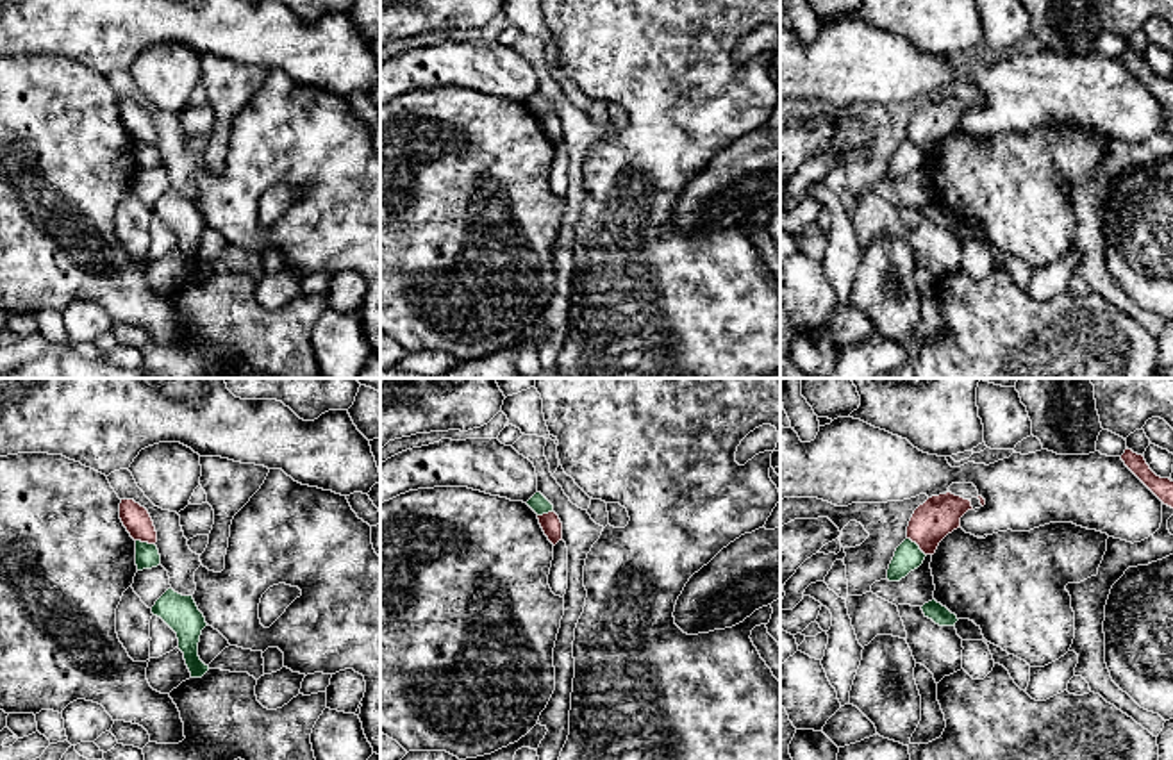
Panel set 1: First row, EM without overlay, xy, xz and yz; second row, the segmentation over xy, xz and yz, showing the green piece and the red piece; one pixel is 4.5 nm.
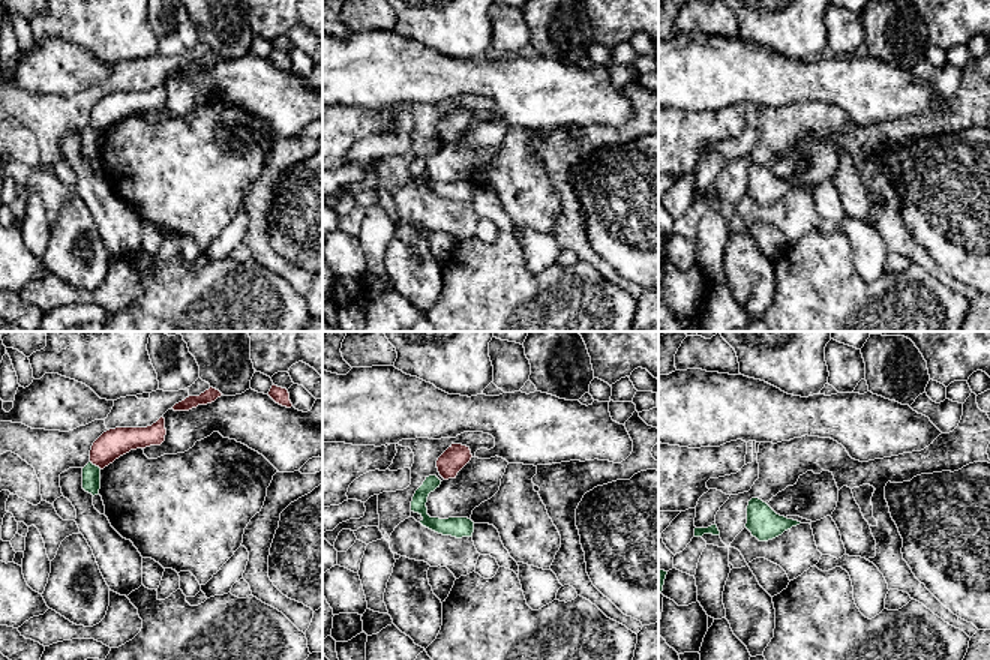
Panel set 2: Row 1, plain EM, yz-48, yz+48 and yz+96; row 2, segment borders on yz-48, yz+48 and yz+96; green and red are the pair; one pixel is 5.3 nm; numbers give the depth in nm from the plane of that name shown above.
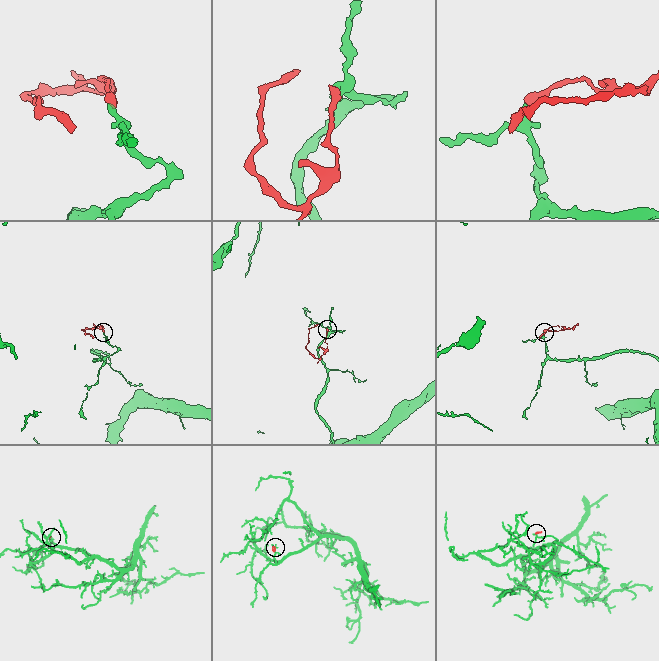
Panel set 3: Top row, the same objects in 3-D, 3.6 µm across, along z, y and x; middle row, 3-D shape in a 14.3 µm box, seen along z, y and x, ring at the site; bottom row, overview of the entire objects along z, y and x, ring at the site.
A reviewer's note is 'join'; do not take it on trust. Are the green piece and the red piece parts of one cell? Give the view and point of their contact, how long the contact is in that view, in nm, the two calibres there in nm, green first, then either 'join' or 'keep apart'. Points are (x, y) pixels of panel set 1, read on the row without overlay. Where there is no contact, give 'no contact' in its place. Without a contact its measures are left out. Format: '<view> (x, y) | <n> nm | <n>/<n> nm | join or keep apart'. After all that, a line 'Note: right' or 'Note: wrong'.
yz (918, 147) | 120 nm | 130/180 nm | keep apart
Note: wrong

